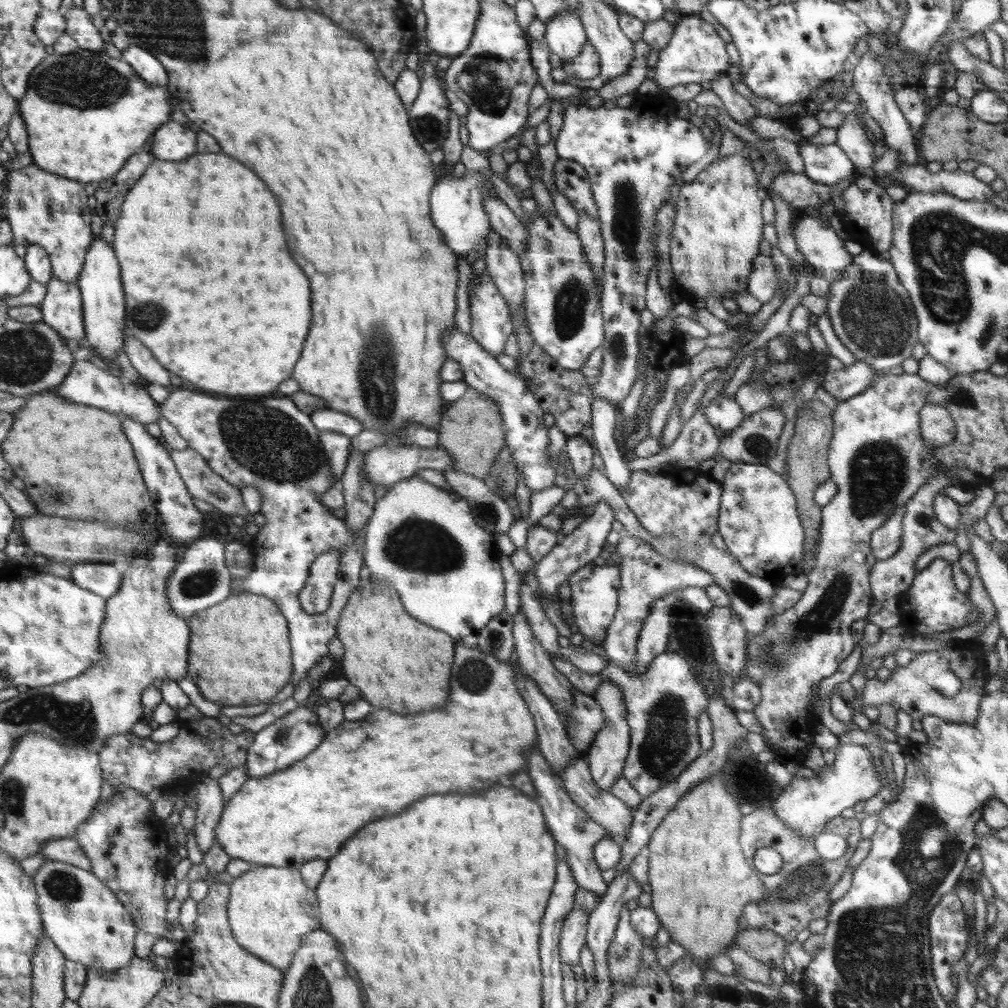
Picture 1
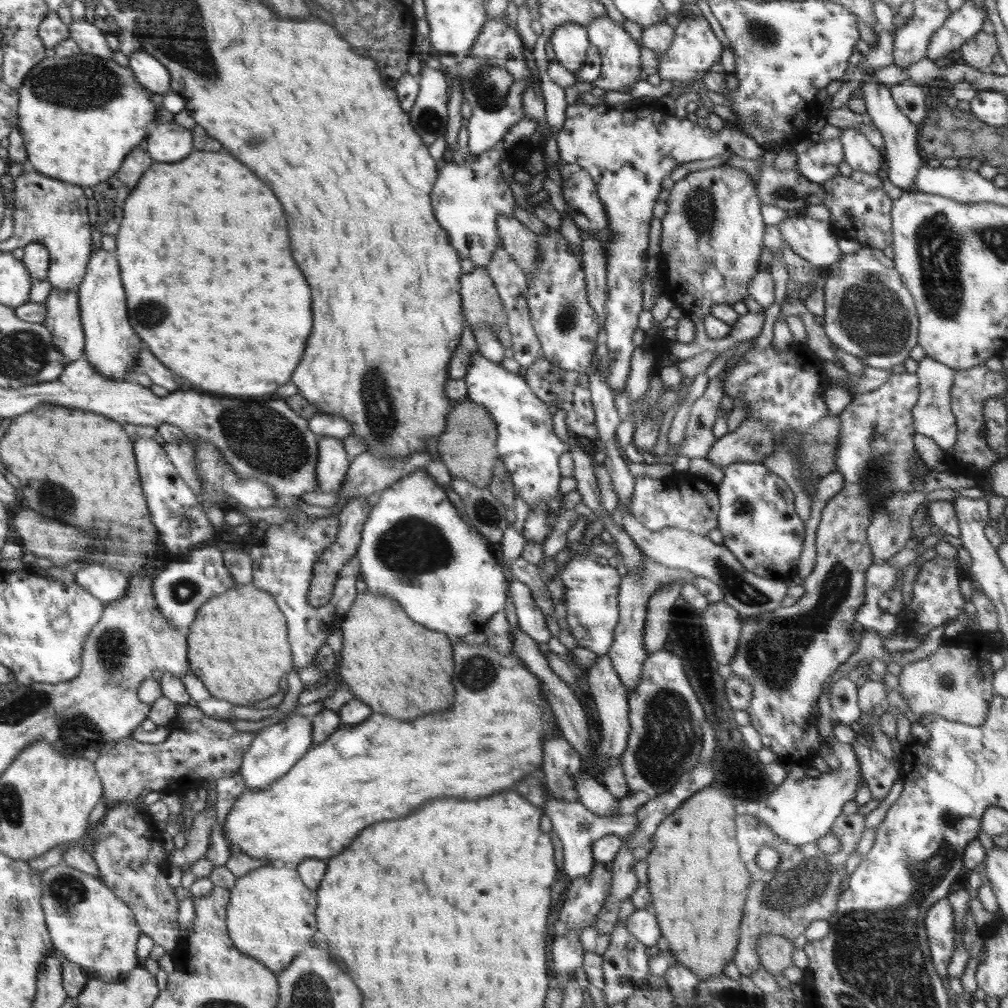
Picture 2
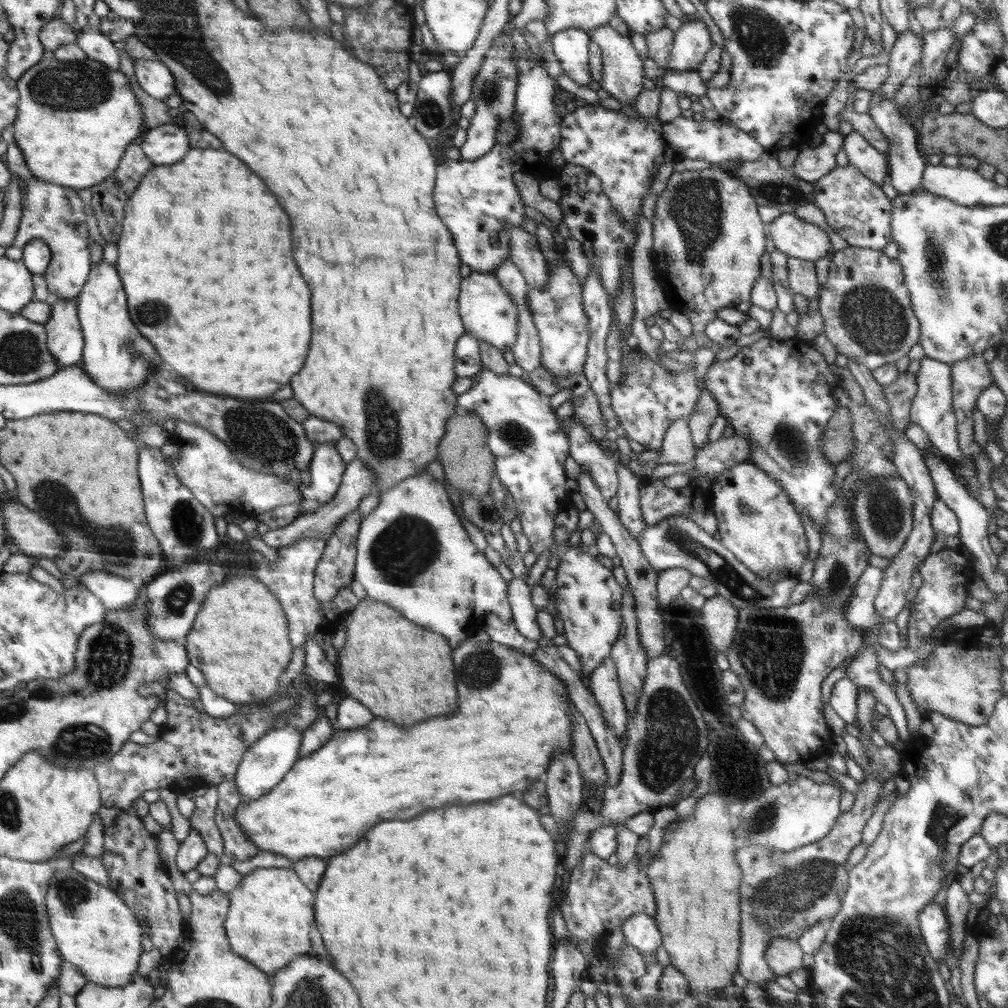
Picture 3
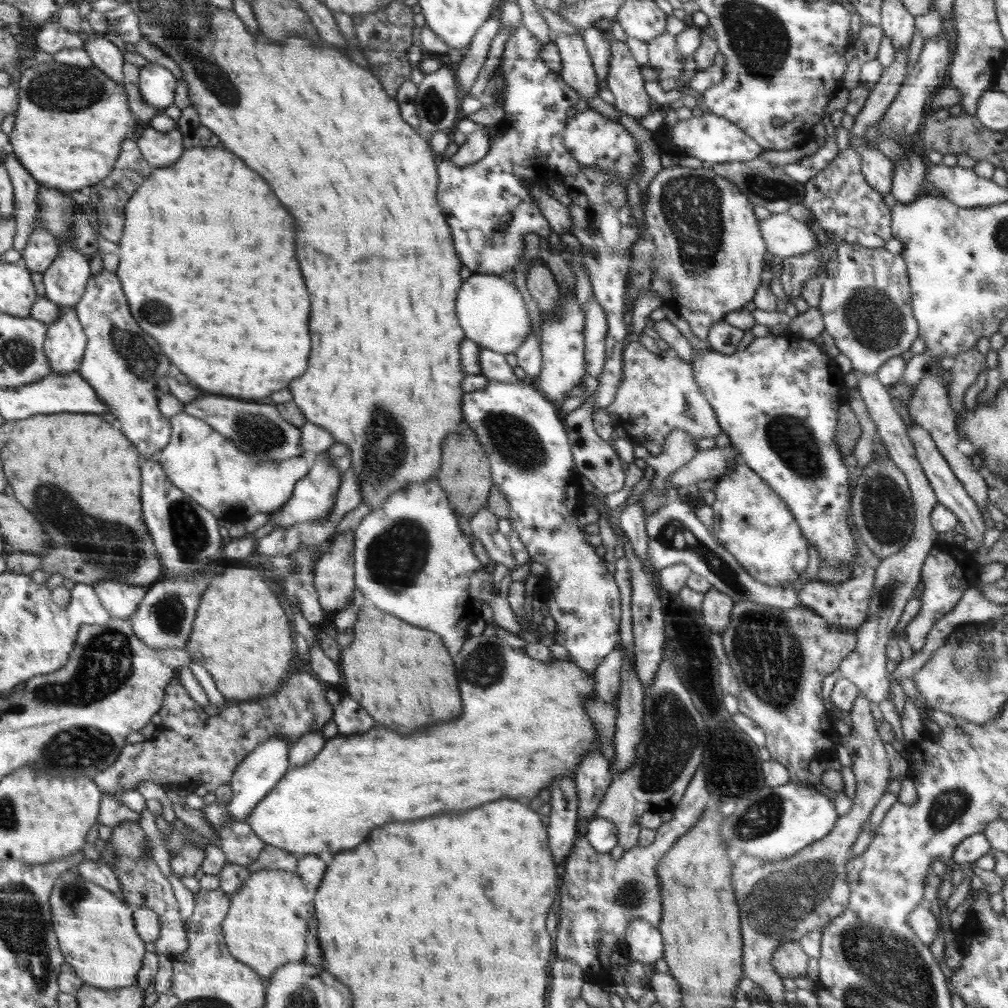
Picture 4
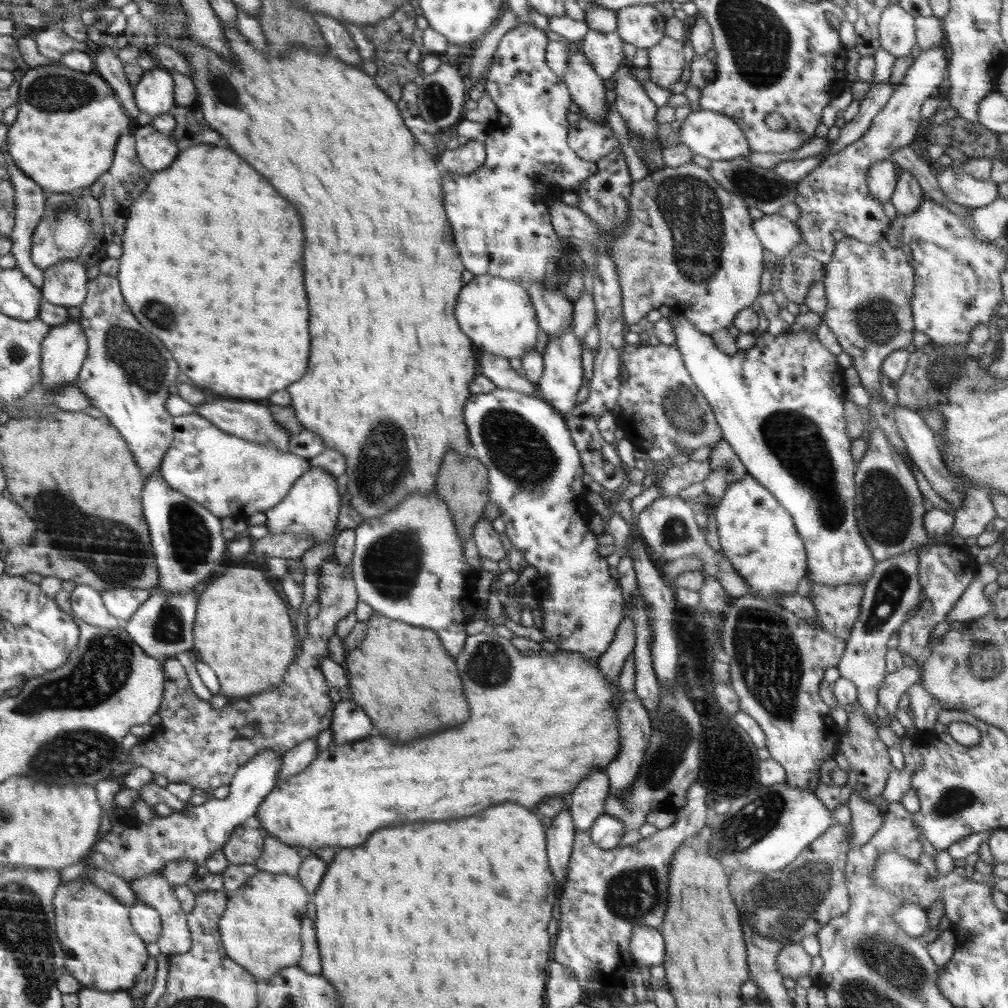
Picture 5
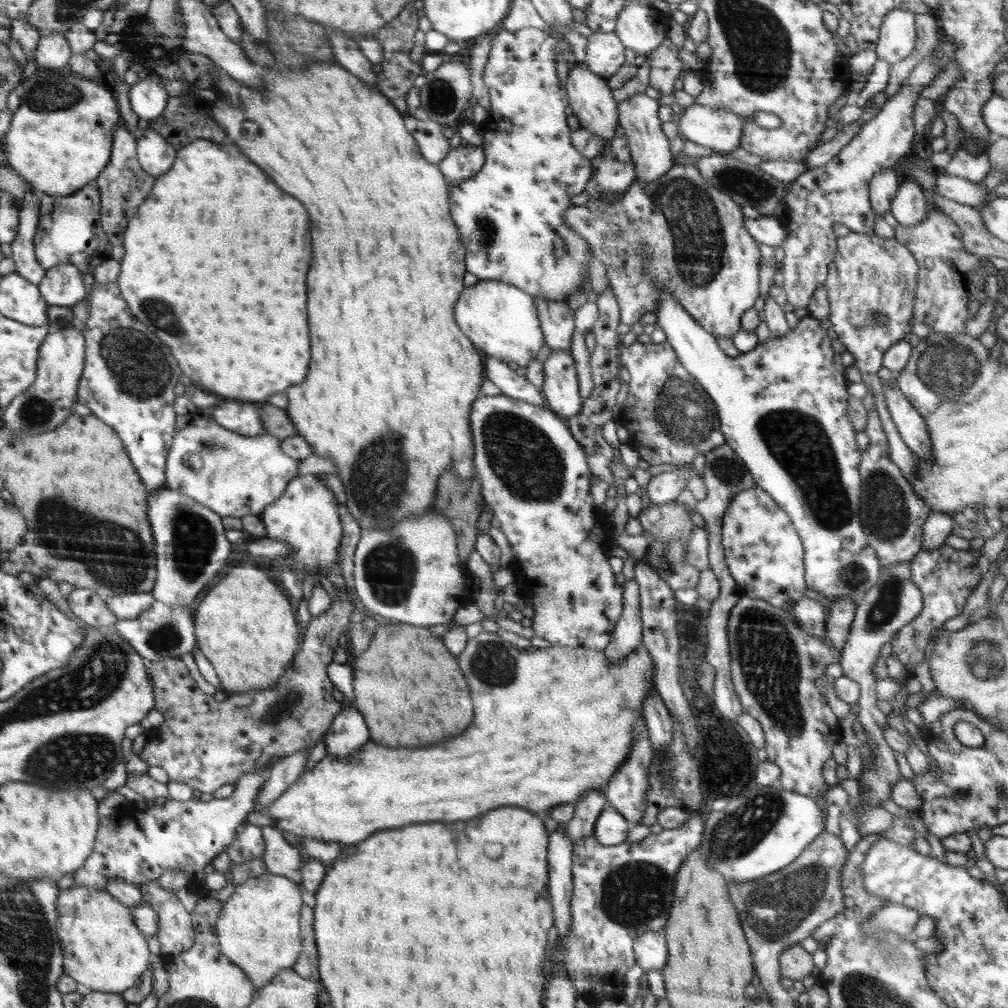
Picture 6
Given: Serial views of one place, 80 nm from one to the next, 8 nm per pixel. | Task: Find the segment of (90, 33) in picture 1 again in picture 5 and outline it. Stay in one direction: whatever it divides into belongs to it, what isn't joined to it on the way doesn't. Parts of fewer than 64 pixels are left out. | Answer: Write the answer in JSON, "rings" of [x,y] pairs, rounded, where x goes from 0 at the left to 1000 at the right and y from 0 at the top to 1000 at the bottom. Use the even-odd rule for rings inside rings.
{"rings":[[[99,47],[99,50],[90,51],[94,69],[107,83],[110,83],[110,86],[114,88],[115,95],[121,100],[122,107],[131,115],[131,119],[135,119],[138,109],[132,98],[132,87],[129,85],[122,68],[123,63],[109,47]]]}

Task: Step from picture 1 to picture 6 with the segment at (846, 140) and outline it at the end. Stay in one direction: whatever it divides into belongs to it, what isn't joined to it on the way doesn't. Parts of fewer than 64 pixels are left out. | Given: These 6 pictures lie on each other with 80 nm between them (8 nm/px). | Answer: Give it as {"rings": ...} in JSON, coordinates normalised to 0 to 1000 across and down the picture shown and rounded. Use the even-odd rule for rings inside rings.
{"rings":[[[873,168],[873,172],[865,176],[862,183],[862,199],[869,212],[876,214],[884,208],[892,184],[886,168]]]}

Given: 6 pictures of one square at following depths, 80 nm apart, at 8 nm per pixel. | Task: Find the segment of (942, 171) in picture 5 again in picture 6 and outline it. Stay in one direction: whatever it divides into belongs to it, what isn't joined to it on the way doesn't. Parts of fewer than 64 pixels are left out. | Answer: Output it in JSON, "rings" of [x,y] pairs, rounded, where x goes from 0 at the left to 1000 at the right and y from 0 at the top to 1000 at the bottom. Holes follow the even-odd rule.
{"rings":[[[935,172],[935,174],[929,176],[928,190],[946,200],[968,205],[982,191],[977,187],[974,187],[971,182],[952,177],[951,175],[942,175]]]}

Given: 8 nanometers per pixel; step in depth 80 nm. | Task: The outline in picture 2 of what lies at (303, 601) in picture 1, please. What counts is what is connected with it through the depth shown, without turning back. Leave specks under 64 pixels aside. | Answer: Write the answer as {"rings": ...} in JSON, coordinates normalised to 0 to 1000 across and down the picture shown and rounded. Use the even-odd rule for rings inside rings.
{"rings":[[[347,493],[345,499],[336,508],[334,512],[337,521],[335,534],[317,551],[316,558],[312,562],[312,573],[309,574],[309,583],[305,589],[305,595],[311,602],[322,600],[328,594],[339,563],[354,548],[358,537],[358,528],[367,507],[368,504],[363,493]]]}

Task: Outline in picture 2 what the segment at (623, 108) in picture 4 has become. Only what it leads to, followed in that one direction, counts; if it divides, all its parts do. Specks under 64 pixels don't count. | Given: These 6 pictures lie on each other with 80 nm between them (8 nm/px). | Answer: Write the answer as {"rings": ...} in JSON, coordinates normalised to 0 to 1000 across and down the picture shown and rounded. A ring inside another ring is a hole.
{"rings":[[[601,14],[601,17],[587,19],[583,23],[582,33],[584,43],[593,49],[596,56],[596,72],[589,79],[589,85],[599,89],[618,89],[618,87],[628,87],[629,82],[636,74],[635,65],[635,45],[617,27],[609,23]]]}

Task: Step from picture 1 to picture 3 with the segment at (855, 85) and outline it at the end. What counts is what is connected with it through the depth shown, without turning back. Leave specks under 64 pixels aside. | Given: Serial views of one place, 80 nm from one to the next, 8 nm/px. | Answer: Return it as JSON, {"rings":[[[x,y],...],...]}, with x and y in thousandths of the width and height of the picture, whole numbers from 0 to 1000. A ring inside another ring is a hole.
{"rings":[[[866,90],[866,92],[861,113],[866,117],[869,125],[878,133],[882,141],[882,150],[879,154],[883,181],[885,181],[885,185],[887,185],[892,193],[912,190],[915,188],[914,181],[919,163],[913,152],[910,124],[905,121],[900,121],[894,115],[889,101],[874,97],[870,93],[870,90]]]}

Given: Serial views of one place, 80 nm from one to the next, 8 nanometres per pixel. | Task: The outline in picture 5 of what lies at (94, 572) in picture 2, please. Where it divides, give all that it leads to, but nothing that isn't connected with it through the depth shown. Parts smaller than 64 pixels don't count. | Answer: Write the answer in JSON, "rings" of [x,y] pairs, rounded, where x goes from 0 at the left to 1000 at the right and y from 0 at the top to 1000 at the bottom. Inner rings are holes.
{"rings":[[[110,583],[99,586],[103,601],[107,607],[114,611],[118,618],[125,617],[135,606],[146,597],[152,584],[139,583]]]}

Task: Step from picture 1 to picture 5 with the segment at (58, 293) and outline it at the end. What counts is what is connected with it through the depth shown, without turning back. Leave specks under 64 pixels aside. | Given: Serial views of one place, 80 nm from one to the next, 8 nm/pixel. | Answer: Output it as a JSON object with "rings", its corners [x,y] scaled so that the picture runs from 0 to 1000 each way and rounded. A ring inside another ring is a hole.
{"rings":[[[70,314],[62,323],[51,324],[43,337],[43,375],[39,381],[52,388],[77,376],[86,357],[86,332]]]}

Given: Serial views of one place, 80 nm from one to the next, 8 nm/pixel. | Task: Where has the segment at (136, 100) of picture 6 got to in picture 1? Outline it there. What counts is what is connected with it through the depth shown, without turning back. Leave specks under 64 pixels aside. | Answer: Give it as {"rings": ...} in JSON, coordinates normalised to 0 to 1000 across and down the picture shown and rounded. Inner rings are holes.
{"rings":[[[134,43],[125,50],[121,50],[121,60],[131,64],[139,76],[155,85],[166,85],[166,71],[161,63],[145,49],[139,48]]]}

